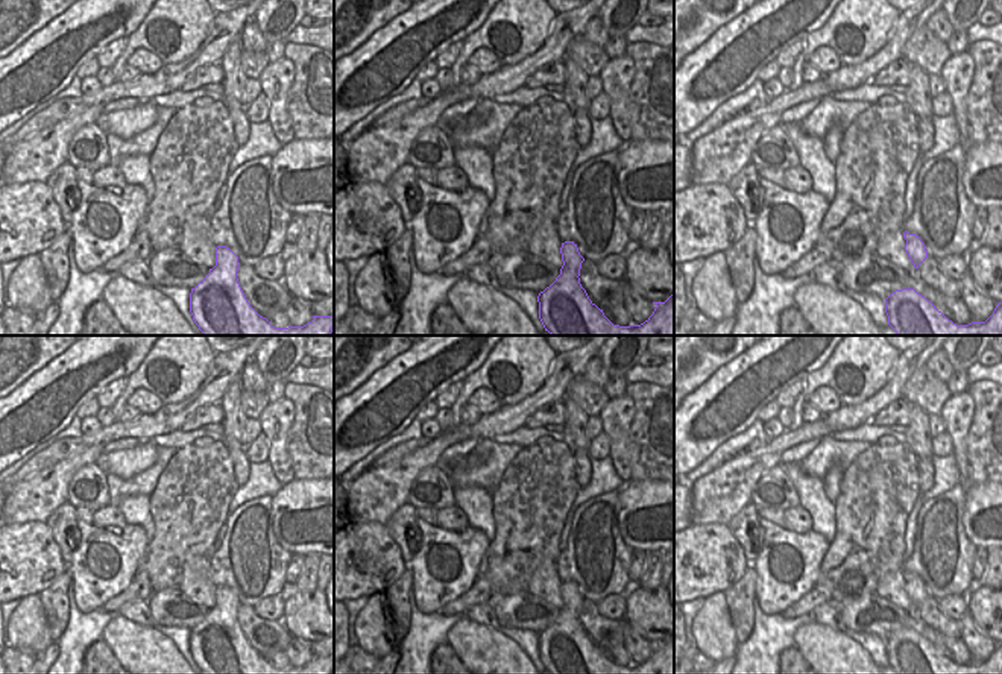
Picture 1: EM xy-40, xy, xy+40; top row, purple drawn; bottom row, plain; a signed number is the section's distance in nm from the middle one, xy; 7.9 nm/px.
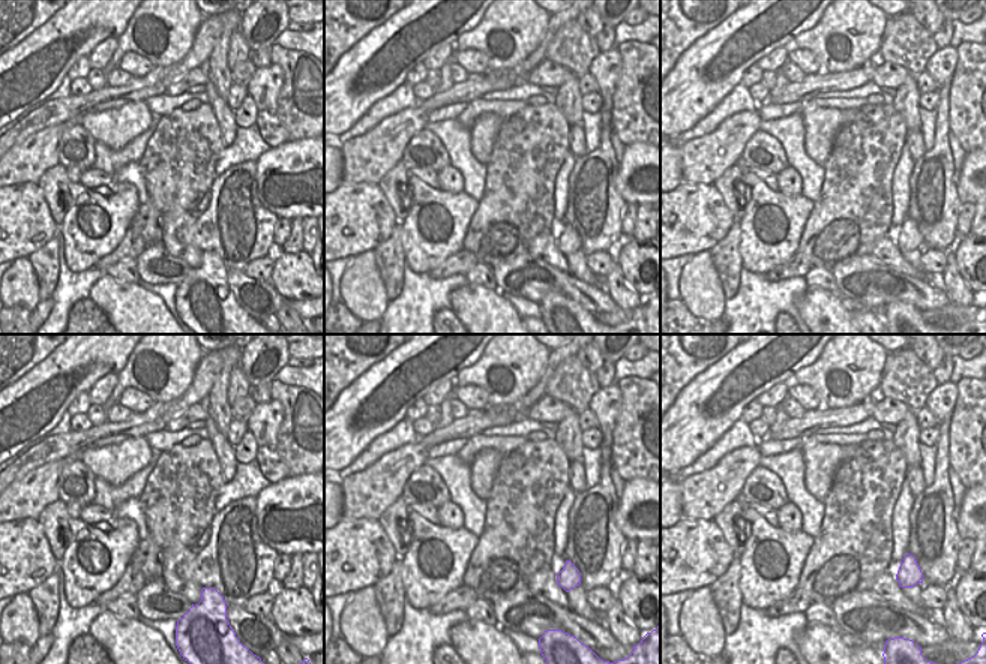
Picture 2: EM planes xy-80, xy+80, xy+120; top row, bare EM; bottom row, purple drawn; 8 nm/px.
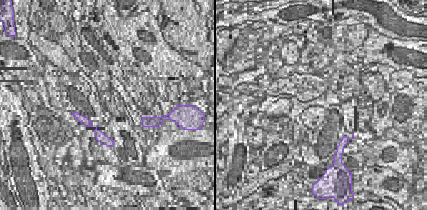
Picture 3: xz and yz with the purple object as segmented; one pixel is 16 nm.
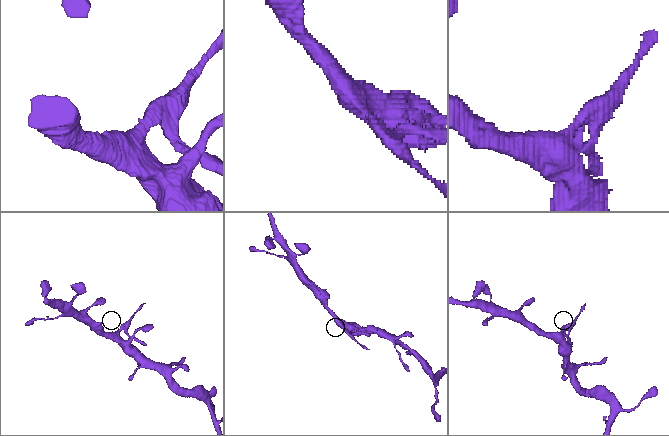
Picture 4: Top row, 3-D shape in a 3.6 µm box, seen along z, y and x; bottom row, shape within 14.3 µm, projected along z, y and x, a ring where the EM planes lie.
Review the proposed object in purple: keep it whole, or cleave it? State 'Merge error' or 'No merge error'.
Merge error

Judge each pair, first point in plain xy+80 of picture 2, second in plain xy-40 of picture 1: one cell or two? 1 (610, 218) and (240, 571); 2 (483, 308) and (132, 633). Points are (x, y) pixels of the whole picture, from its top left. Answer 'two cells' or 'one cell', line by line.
1: one cell
2: one cell

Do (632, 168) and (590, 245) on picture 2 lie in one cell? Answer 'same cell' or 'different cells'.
different cells

